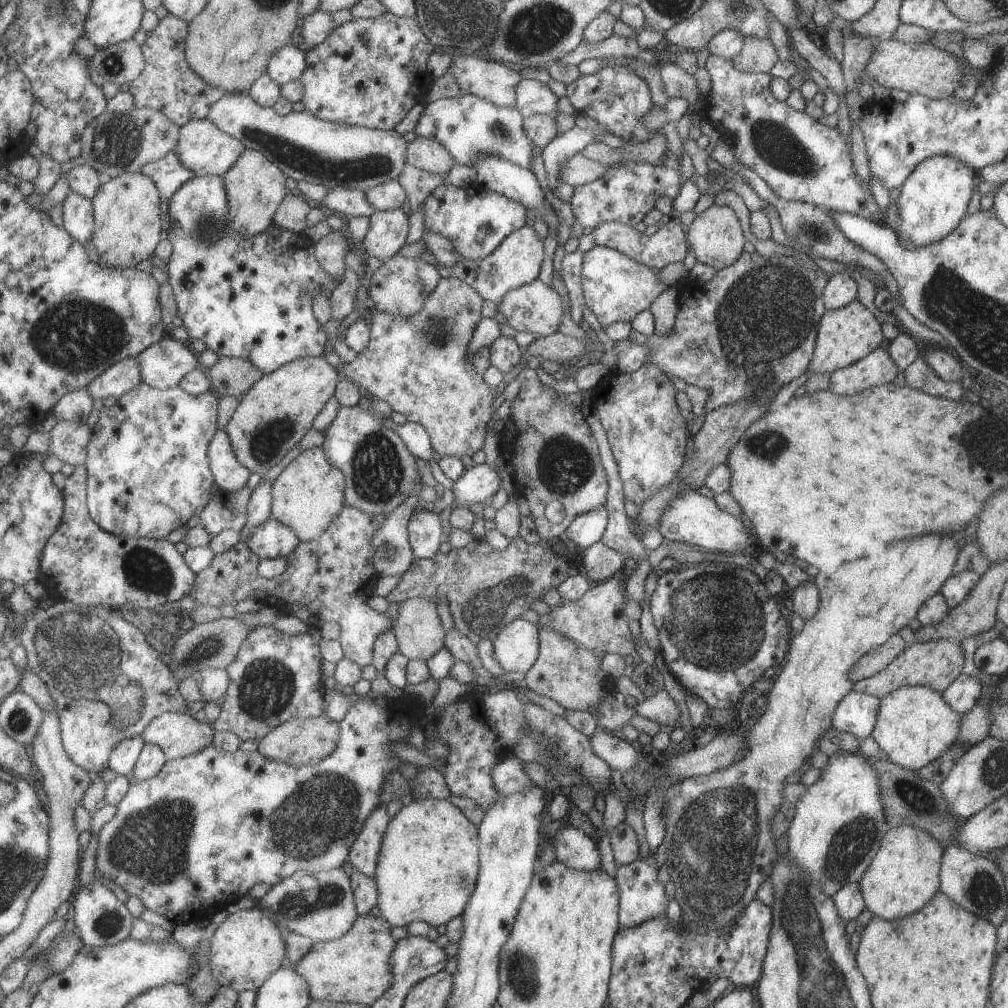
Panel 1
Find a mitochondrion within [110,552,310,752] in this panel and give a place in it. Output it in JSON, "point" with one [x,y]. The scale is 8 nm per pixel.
{"point":[266,687]}

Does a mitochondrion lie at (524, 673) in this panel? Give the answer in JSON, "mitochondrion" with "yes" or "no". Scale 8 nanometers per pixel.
{"mitochondrion":"no"}

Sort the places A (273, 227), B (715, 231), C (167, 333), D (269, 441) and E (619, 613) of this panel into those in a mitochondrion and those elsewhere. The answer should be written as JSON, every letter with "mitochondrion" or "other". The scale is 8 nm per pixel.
{"A":"other","B":"other","C":"other","D":"mitochondrion","E":"other"}

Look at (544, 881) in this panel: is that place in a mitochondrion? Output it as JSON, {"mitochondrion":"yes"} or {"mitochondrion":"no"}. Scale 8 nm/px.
{"mitochondrion":"no"}

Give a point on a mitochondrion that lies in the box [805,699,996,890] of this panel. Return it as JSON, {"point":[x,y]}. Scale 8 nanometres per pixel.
{"point":[852,842]}

